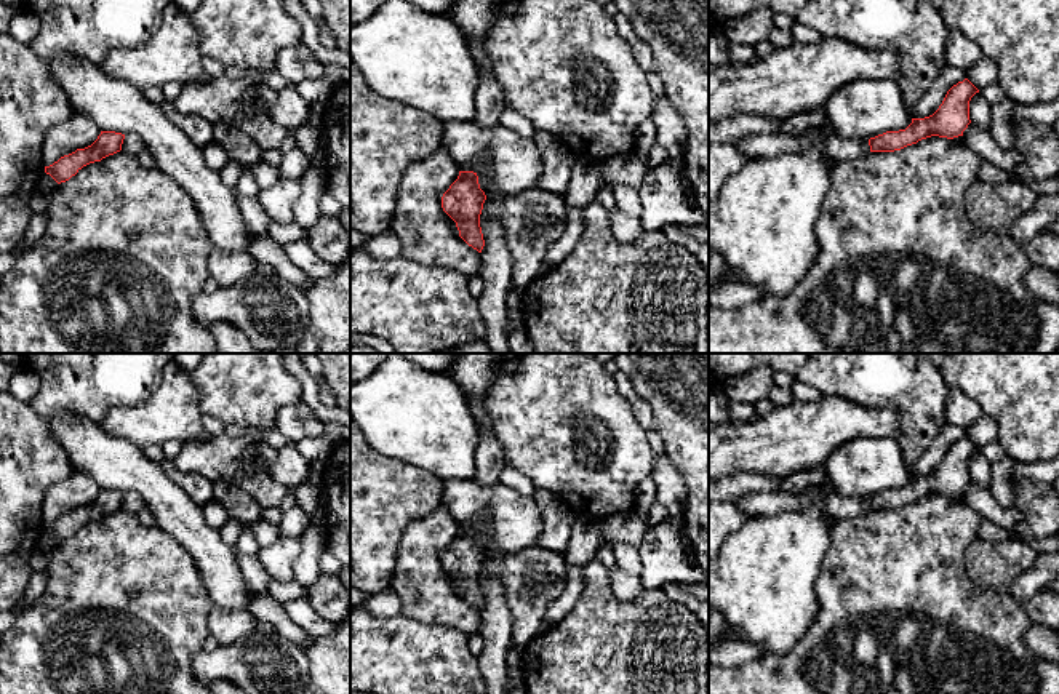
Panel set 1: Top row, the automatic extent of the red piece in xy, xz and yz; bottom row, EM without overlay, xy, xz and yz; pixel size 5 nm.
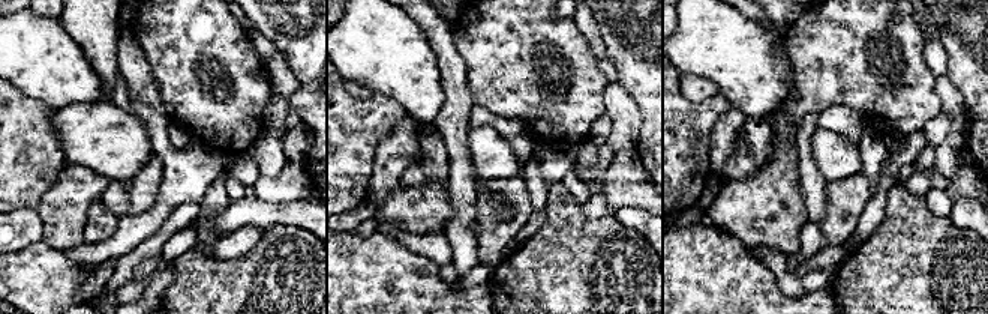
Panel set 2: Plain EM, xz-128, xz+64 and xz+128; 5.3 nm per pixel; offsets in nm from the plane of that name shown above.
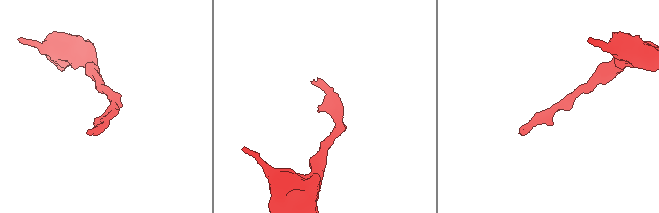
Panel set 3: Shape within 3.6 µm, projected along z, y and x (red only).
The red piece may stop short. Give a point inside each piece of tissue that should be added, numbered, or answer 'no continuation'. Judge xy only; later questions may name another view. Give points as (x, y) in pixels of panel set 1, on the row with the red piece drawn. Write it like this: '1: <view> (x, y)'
no continuation

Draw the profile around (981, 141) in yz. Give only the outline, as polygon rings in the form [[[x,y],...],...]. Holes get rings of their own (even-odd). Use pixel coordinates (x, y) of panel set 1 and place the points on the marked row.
[[[973,123],[963,131],[963,139],[965,146],[973,149],[982,160],[1008,171],[1009,176],[1024,160],[1016,150],[1003,150],[989,130],[977,128]]]

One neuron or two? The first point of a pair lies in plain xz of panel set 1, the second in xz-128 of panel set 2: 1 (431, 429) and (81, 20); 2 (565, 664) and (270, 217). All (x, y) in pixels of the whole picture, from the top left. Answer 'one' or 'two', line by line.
1: two
2: two

